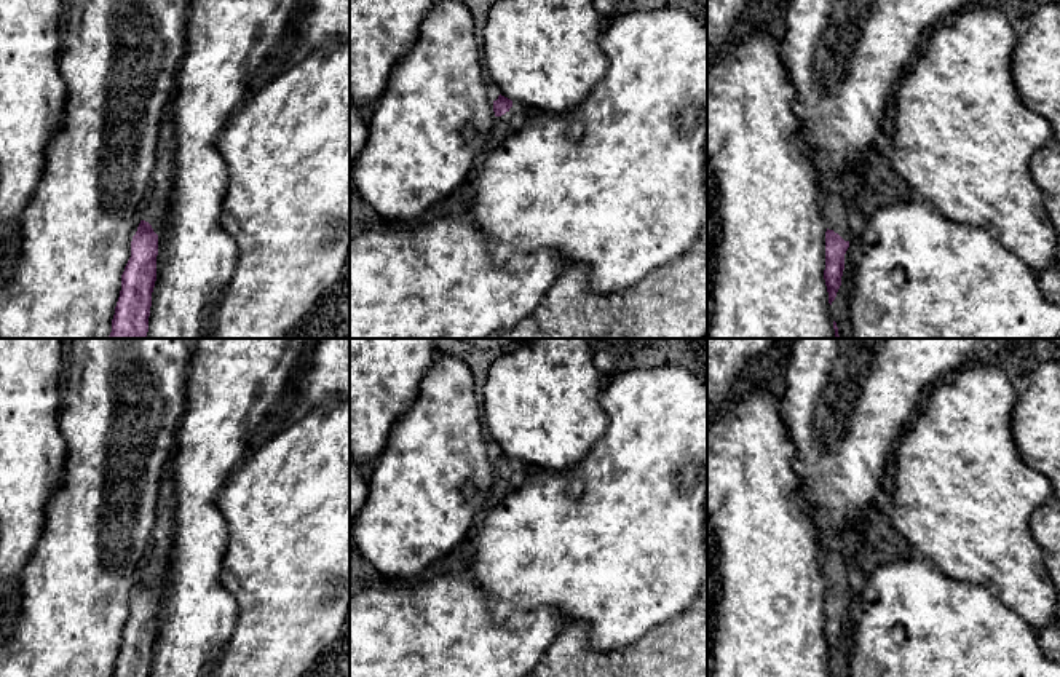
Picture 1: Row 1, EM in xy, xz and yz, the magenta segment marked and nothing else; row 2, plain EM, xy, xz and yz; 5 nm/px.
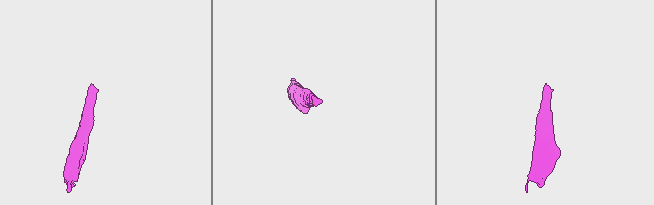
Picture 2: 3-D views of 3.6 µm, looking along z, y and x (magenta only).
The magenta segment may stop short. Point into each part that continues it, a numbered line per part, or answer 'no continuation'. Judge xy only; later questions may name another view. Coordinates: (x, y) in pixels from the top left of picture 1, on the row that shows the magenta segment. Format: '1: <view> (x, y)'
1: xy (157, 201)

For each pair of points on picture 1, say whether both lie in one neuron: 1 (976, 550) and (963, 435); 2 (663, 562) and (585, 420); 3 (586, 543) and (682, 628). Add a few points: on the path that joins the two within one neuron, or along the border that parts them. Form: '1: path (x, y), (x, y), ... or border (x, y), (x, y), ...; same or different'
1: path (972, 521), (963, 500), (963, 463); same
2: border (602, 404), (607, 414), (607, 430), (573, 471); different
3: border (690, 602), (672, 617), (653, 626), (640, 639); different

